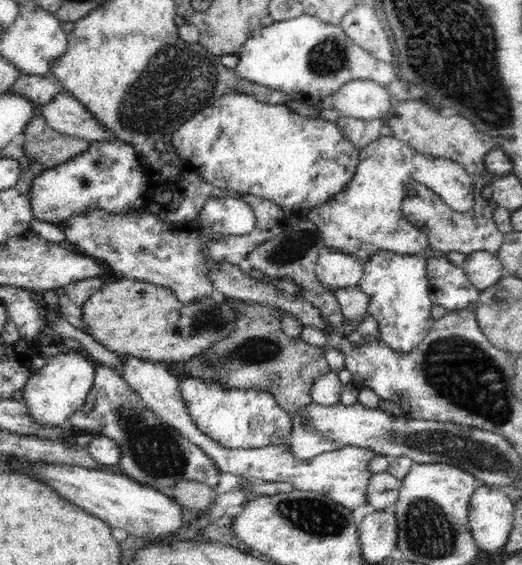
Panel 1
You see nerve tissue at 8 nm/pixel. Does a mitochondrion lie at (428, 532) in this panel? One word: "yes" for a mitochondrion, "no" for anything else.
yes

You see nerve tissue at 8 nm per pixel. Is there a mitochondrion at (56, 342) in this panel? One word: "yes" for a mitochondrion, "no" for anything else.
no

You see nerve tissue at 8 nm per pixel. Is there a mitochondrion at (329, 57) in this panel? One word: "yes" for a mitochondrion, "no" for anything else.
yes

